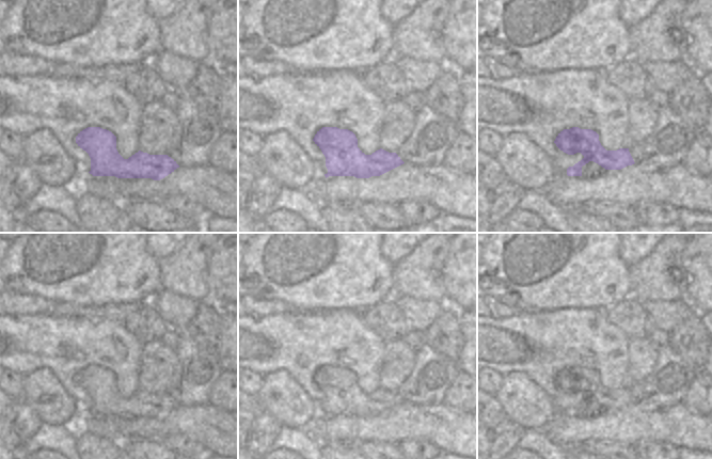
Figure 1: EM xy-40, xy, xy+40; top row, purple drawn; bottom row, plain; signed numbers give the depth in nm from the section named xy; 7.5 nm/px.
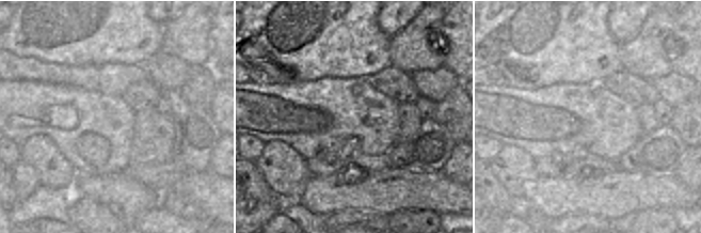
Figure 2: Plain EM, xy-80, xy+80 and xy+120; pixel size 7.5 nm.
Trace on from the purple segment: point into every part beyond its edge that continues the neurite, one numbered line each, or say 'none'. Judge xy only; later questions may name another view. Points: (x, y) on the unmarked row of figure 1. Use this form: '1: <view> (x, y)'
1: xy (322, 407)

